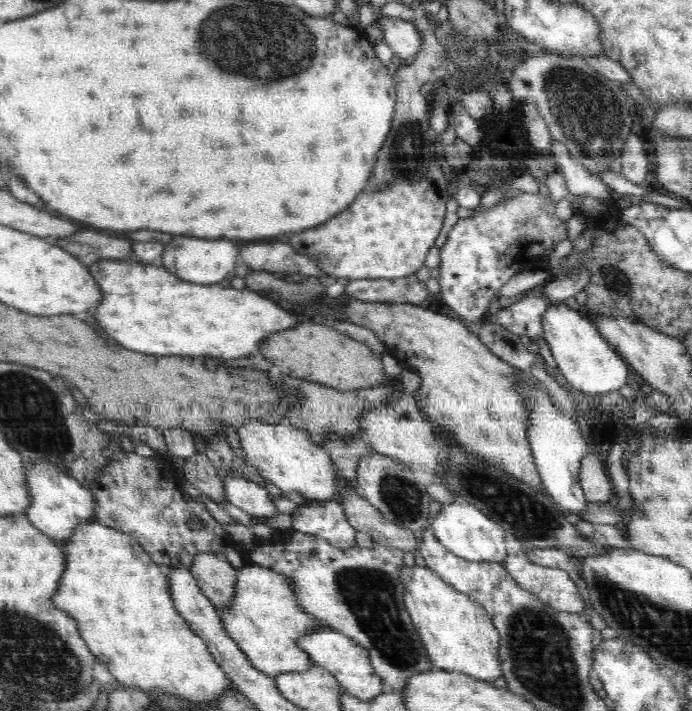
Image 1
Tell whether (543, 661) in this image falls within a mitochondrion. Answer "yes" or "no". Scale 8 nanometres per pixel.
yes

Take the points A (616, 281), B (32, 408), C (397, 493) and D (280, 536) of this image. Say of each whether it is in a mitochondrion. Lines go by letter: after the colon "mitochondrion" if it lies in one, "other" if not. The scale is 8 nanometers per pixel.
A: mitochondrion
B: mitochondrion
C: mitochondrion
D: other

